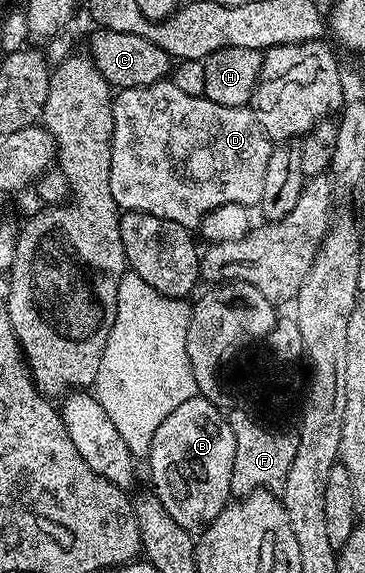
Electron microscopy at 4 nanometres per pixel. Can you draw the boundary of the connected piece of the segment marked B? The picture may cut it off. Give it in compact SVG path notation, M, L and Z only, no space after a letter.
M196 396L185 400L181 408L161 420L149 455L153 493L169 508L169 516L181 528L202 532L228 506L232 497L234 451L233 432L224 411L208 398Z

